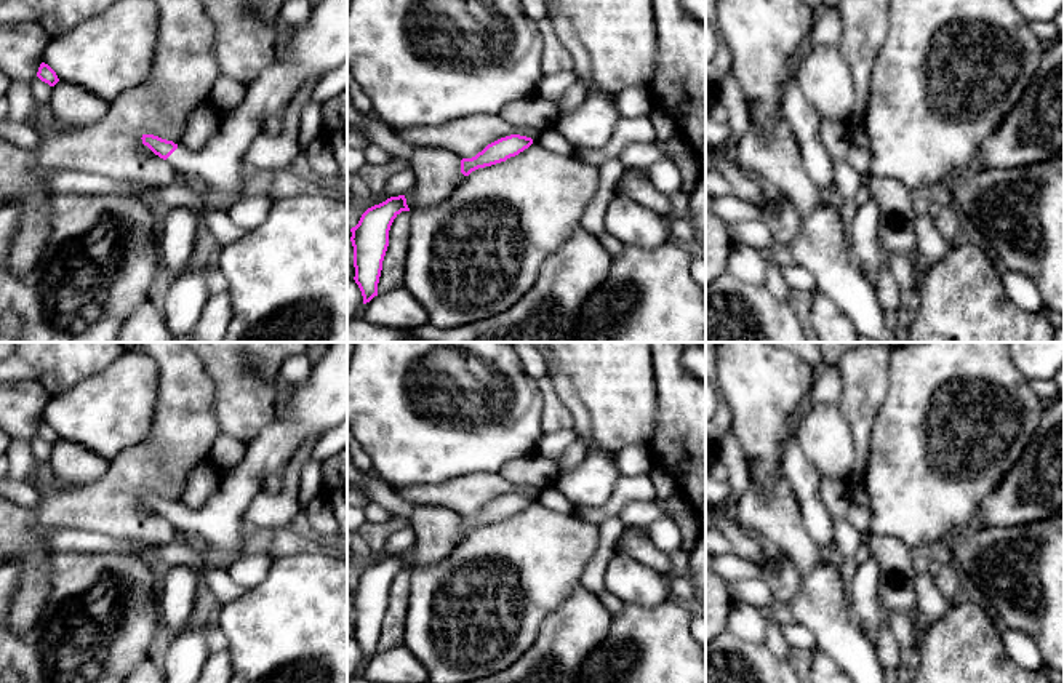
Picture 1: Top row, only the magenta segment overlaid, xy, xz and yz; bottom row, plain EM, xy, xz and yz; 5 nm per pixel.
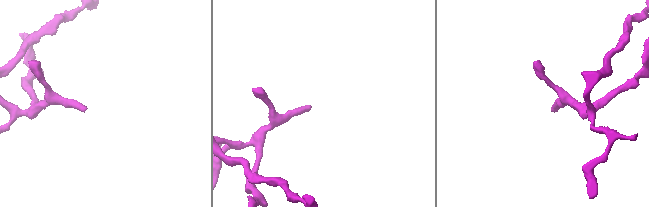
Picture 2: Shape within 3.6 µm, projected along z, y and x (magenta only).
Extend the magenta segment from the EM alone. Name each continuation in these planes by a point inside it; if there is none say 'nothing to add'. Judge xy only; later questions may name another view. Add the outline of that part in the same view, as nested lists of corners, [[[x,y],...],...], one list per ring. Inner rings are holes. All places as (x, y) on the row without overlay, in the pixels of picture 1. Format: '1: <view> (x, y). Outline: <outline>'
1: xy (320, 403). Outline: [[[331,342],[312,366],[310,377],[291,389],[286,406],[246,443],[243,459],[221,477],[218,489],[200,509],[178,505],[166,520],[179,531],[194,533],[221,553],[238,553],[245,541],[243,512],[262,491],[264,480],[286,465],[296,451],[314,435],[326,433],[347,419],[347,342]]]

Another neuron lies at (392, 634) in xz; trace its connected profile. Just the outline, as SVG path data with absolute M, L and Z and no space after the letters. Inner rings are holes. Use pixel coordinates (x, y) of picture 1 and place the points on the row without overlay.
M402 569L389 589L389 605L382 619L378 651L387 651L405 643L405 619L408 614L410 569Z

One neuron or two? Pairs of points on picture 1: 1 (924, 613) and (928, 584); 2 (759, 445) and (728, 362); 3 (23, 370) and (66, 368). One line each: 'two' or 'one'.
1: one
2: one
3: one

